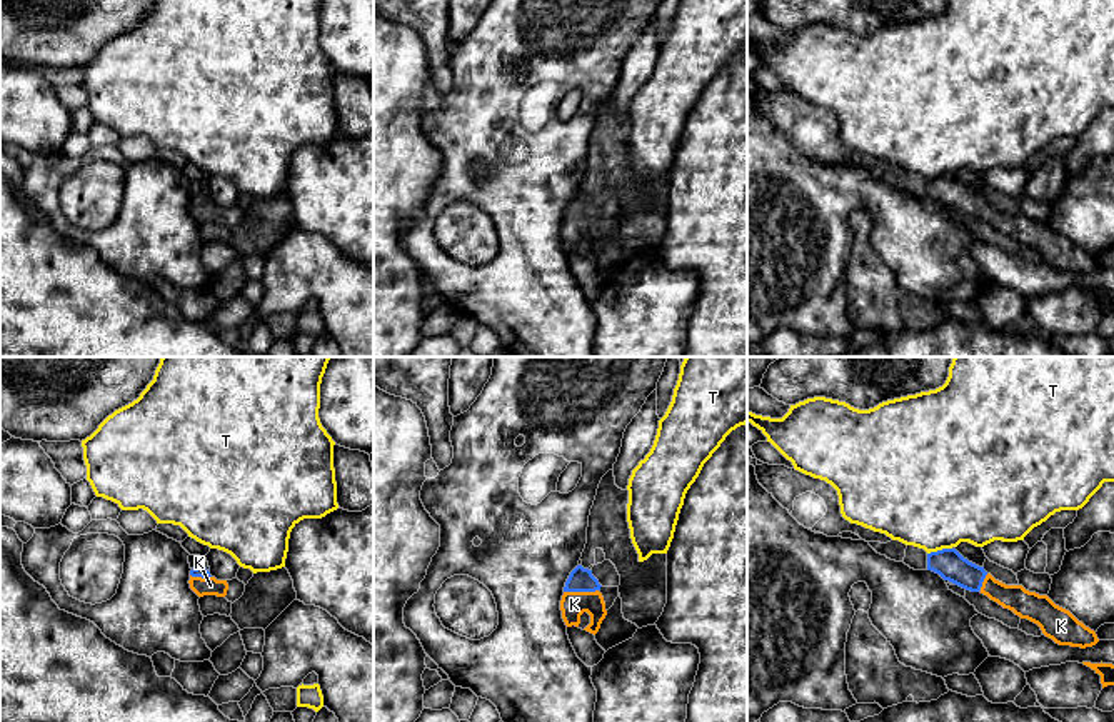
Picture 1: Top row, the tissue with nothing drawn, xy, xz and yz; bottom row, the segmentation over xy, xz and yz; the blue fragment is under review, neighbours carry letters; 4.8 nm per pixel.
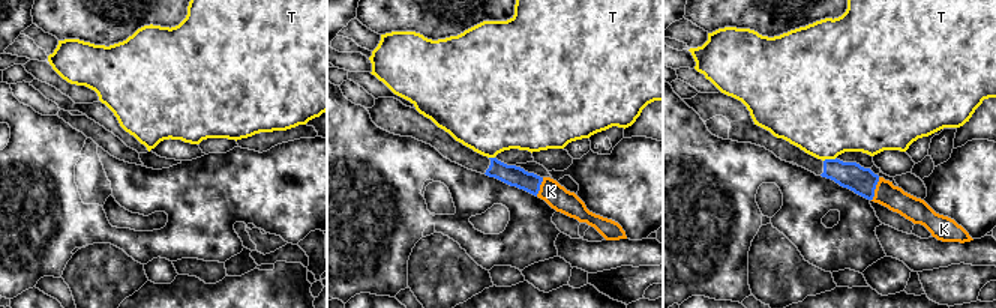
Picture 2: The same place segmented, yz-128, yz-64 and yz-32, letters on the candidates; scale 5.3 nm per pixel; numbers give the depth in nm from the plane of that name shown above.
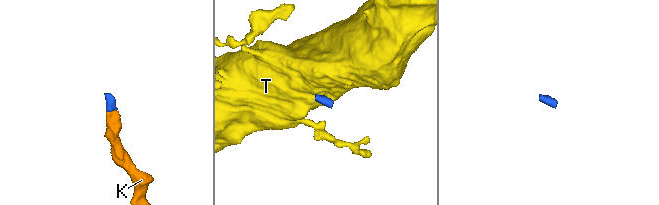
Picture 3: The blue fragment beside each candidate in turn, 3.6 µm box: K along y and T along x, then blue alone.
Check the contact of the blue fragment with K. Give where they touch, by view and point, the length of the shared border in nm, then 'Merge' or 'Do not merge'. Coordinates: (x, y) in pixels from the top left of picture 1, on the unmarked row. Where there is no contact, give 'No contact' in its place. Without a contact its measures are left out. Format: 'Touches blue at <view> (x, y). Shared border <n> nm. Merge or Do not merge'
Touches blue at xz (581, 217). Shared border 170 nm. Merge

